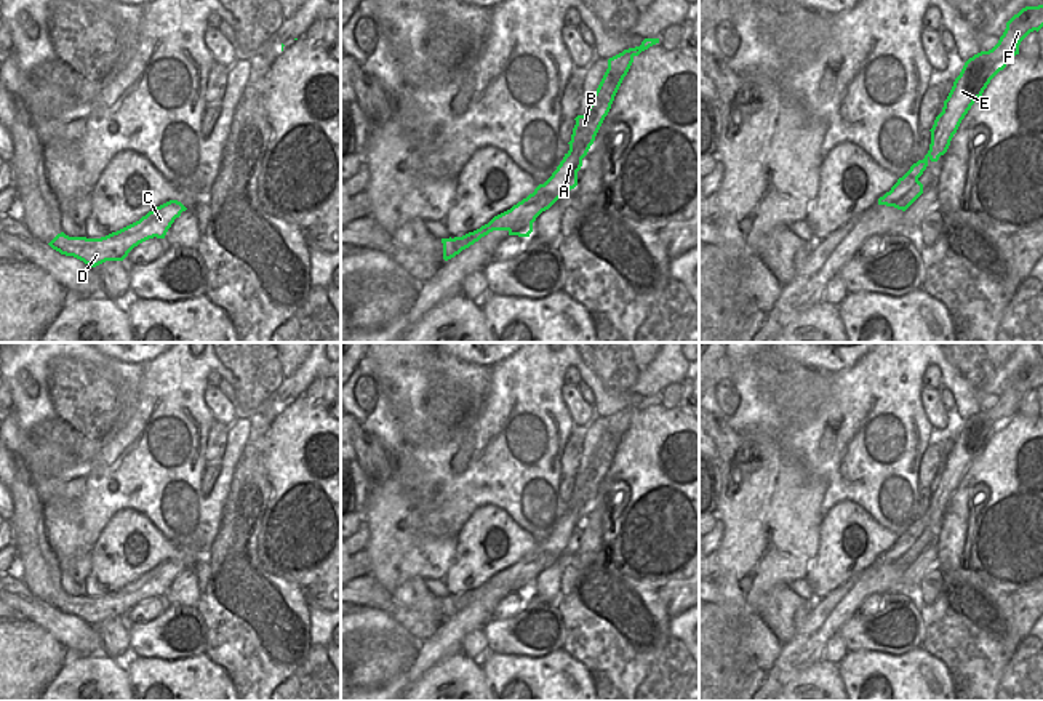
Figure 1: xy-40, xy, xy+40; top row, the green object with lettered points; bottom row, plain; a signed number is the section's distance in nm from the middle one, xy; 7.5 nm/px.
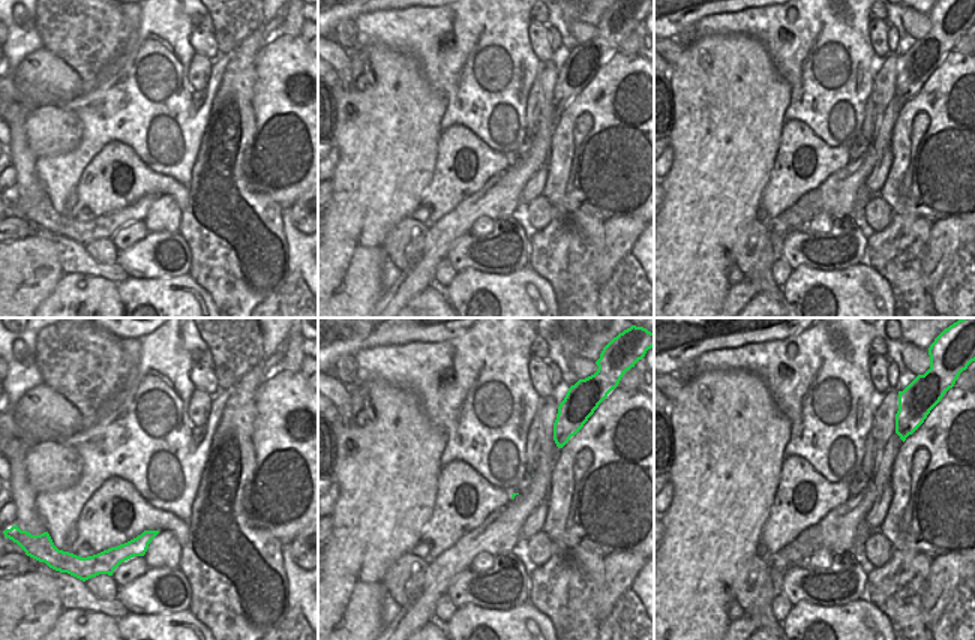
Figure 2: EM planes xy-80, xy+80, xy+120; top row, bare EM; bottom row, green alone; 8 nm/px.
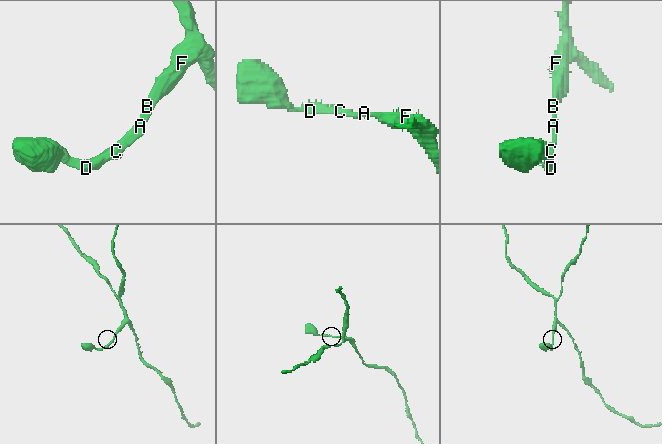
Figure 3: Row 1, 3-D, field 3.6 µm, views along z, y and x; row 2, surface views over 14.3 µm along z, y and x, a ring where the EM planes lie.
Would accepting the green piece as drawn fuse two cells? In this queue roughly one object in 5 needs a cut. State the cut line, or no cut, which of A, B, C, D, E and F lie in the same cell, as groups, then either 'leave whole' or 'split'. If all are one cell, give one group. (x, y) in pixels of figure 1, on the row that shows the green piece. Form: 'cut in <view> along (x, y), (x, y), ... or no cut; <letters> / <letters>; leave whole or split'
no cut; A B C D E F; leave whole

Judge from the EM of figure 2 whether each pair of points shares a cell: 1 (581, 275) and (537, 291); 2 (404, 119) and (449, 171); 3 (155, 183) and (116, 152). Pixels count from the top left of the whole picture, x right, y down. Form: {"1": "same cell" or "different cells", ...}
{"1": "different cells", "2": "different cells", "3": "same cell"}

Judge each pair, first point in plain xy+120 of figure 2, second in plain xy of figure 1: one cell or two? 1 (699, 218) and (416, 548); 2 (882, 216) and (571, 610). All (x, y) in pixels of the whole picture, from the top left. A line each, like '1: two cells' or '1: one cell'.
1: one cell
2: two cells

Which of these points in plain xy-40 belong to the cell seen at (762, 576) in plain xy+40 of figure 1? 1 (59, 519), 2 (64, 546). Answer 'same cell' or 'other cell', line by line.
1: other cell
2: other cell

